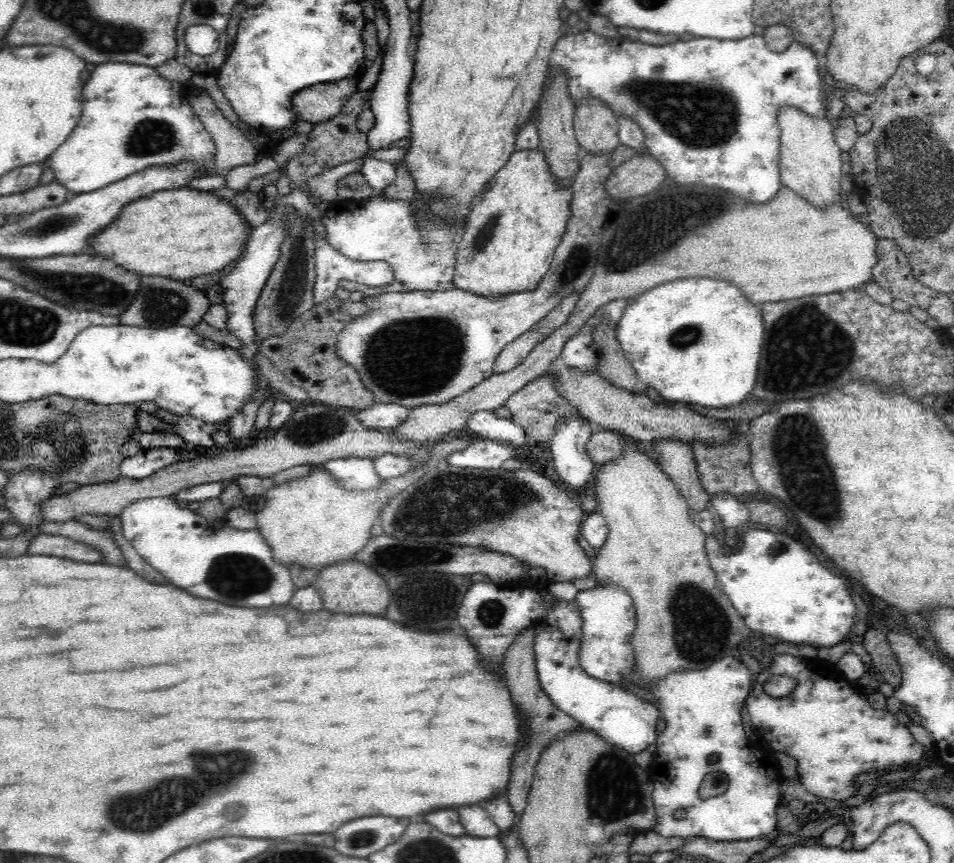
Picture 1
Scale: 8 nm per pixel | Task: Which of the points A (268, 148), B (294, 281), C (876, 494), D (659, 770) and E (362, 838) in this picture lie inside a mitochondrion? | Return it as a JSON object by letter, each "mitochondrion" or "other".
{"A":"other","B":"mitochondrion","C":"other","D":"other","E":"mitochondrion"}

